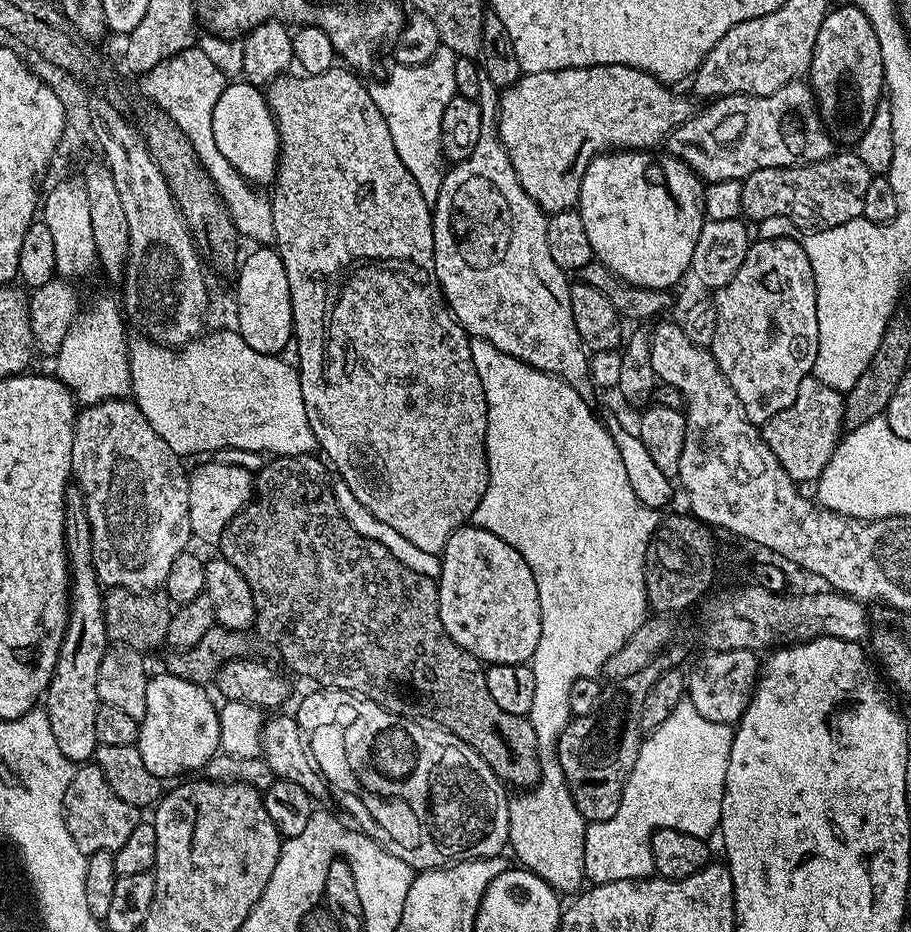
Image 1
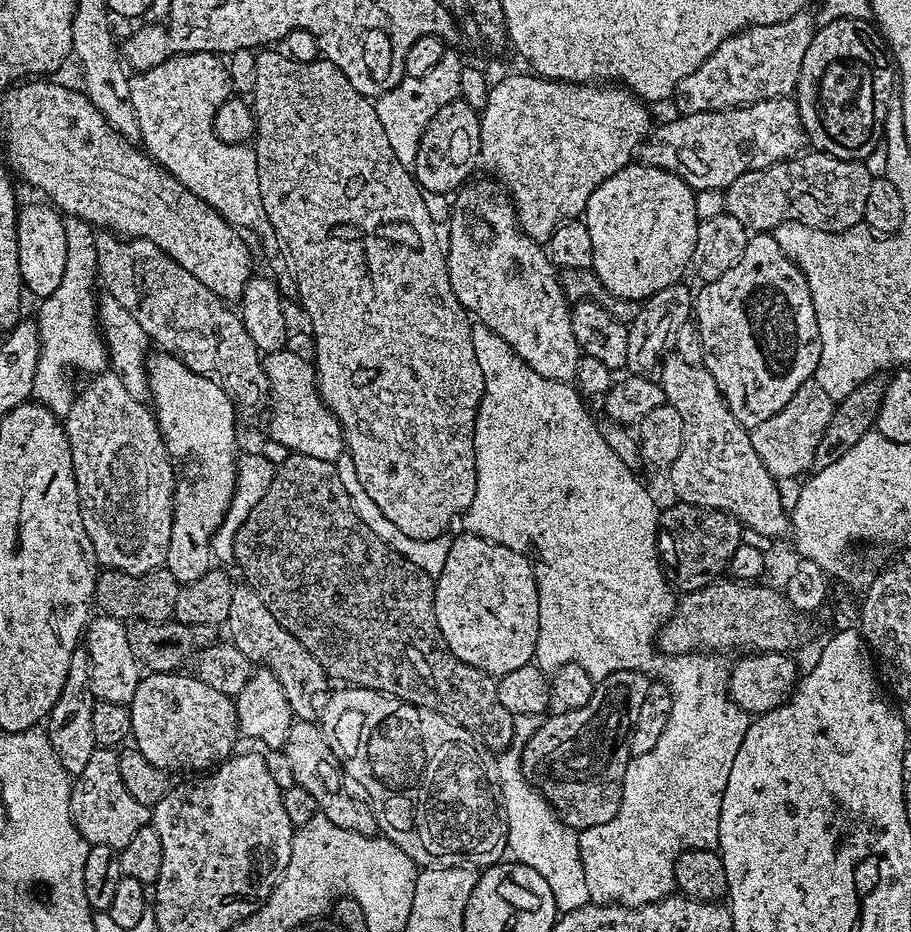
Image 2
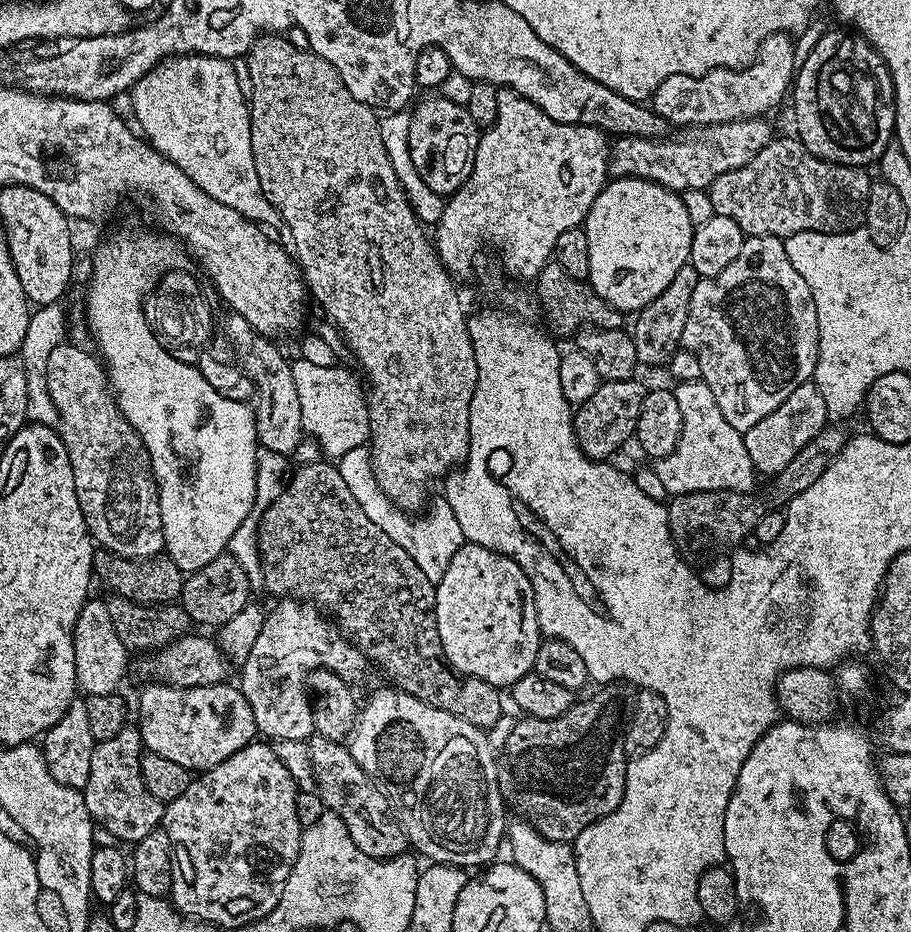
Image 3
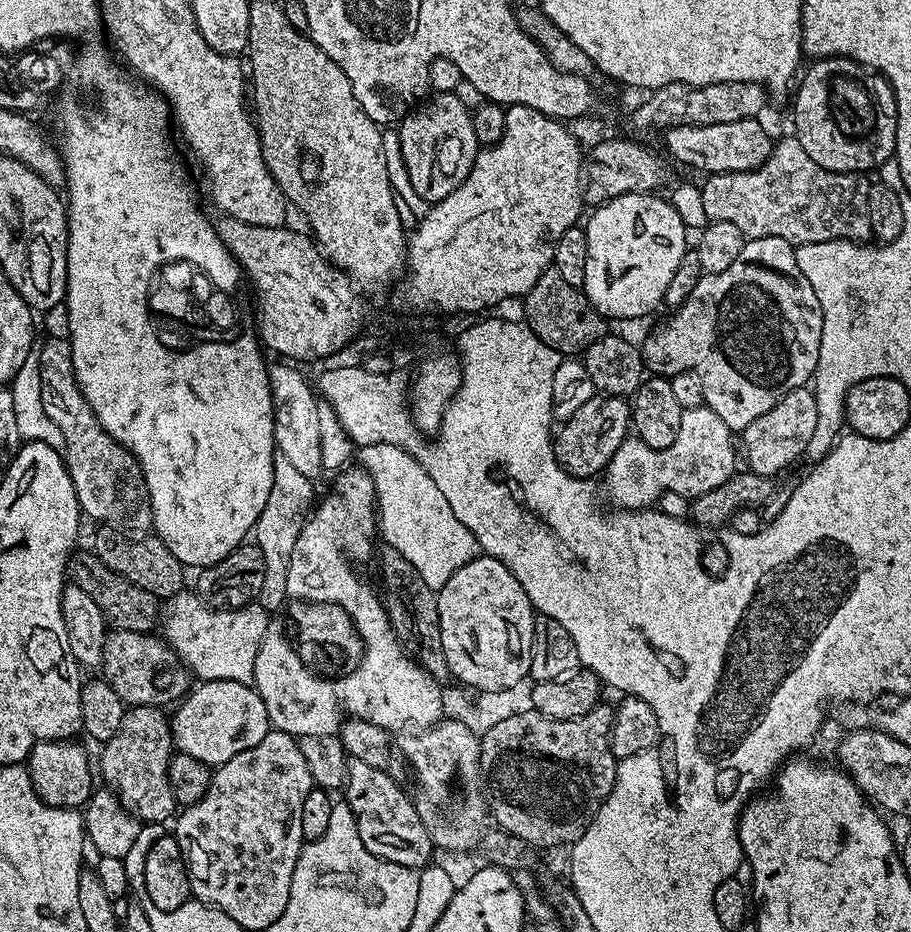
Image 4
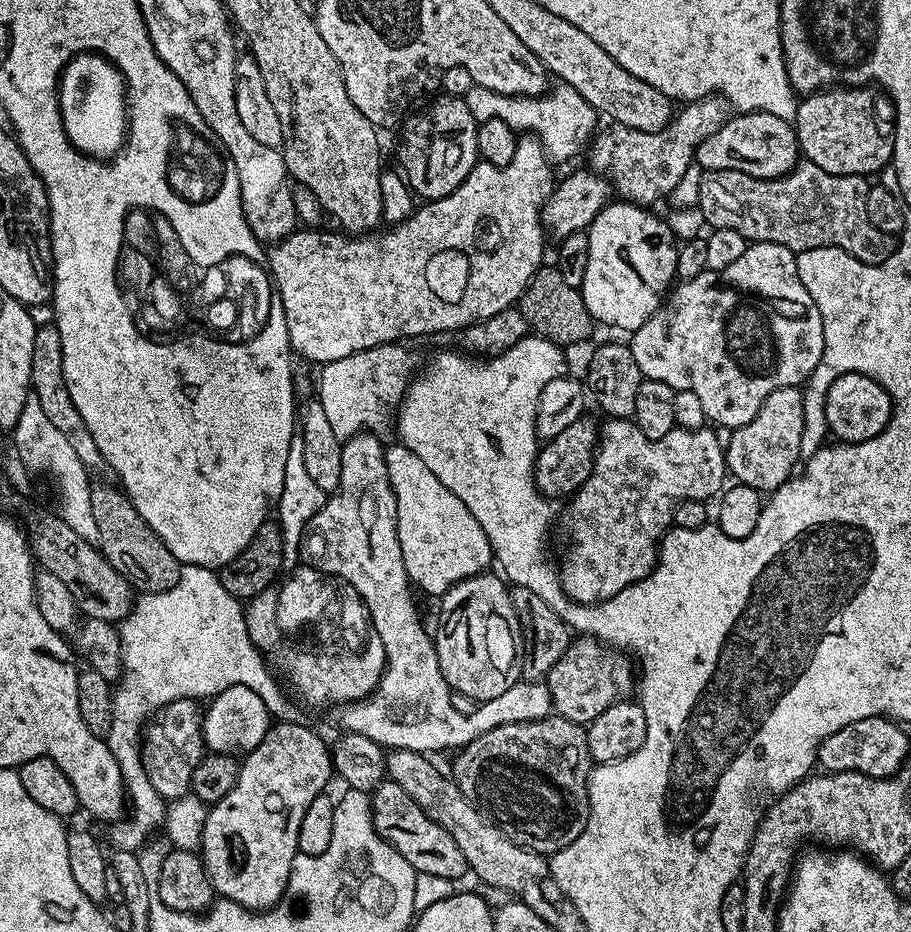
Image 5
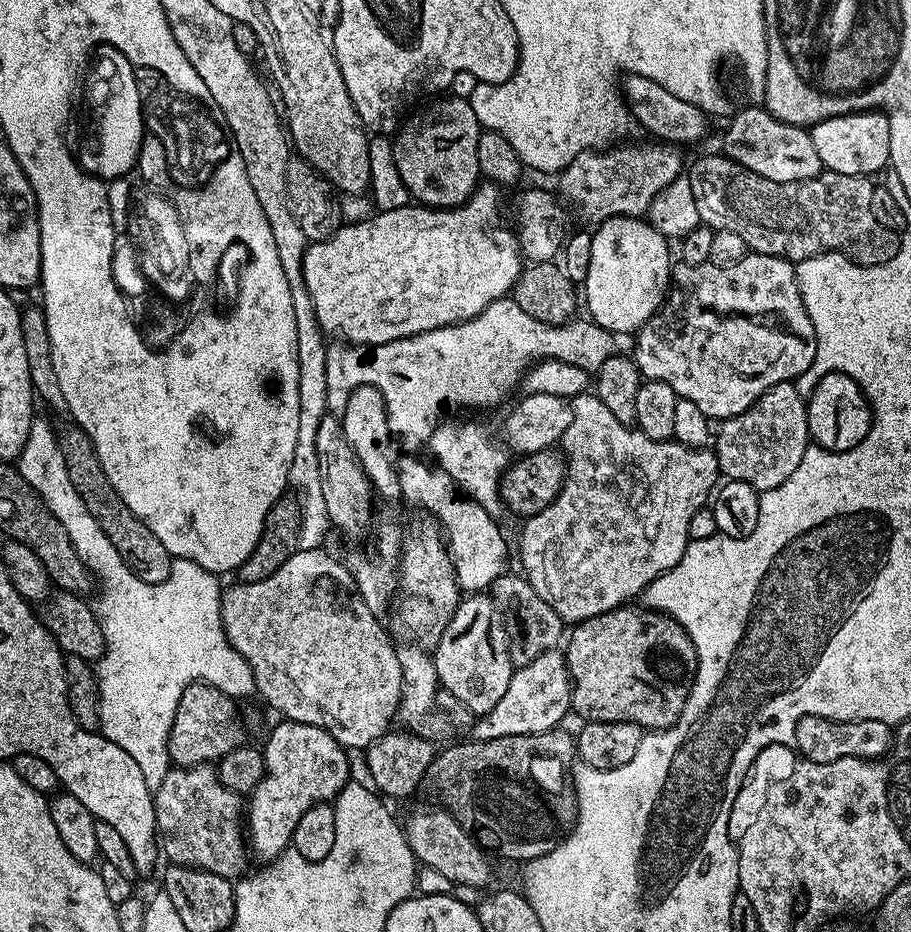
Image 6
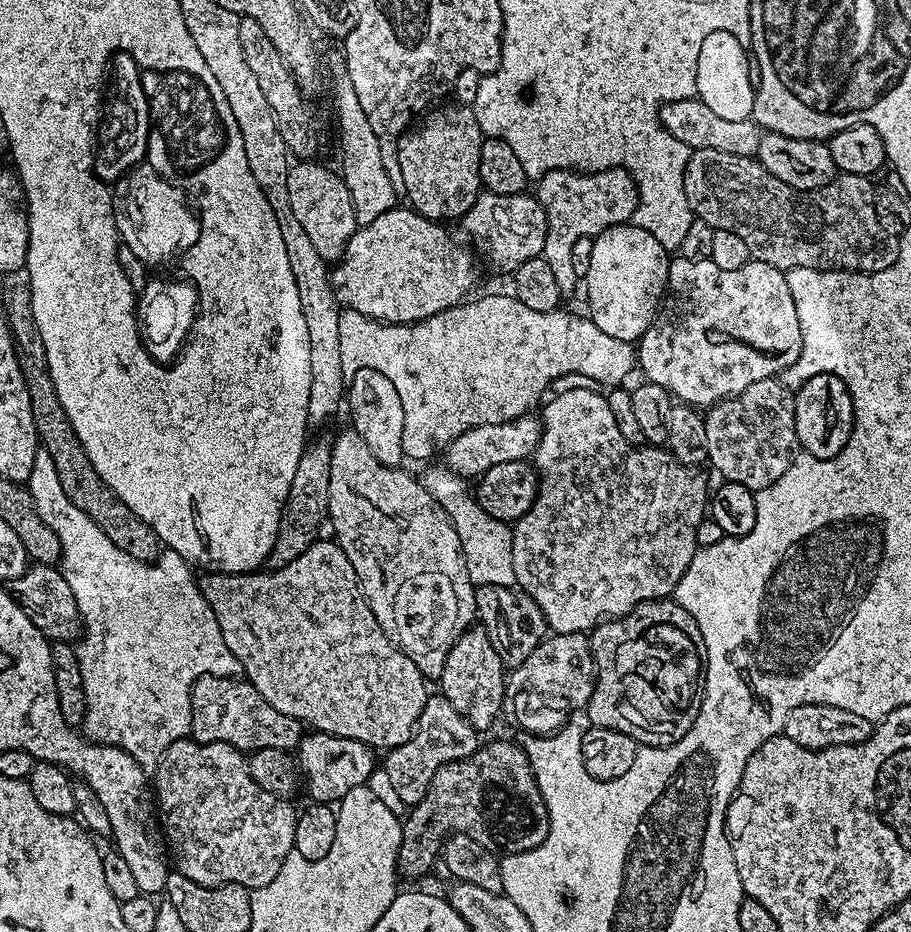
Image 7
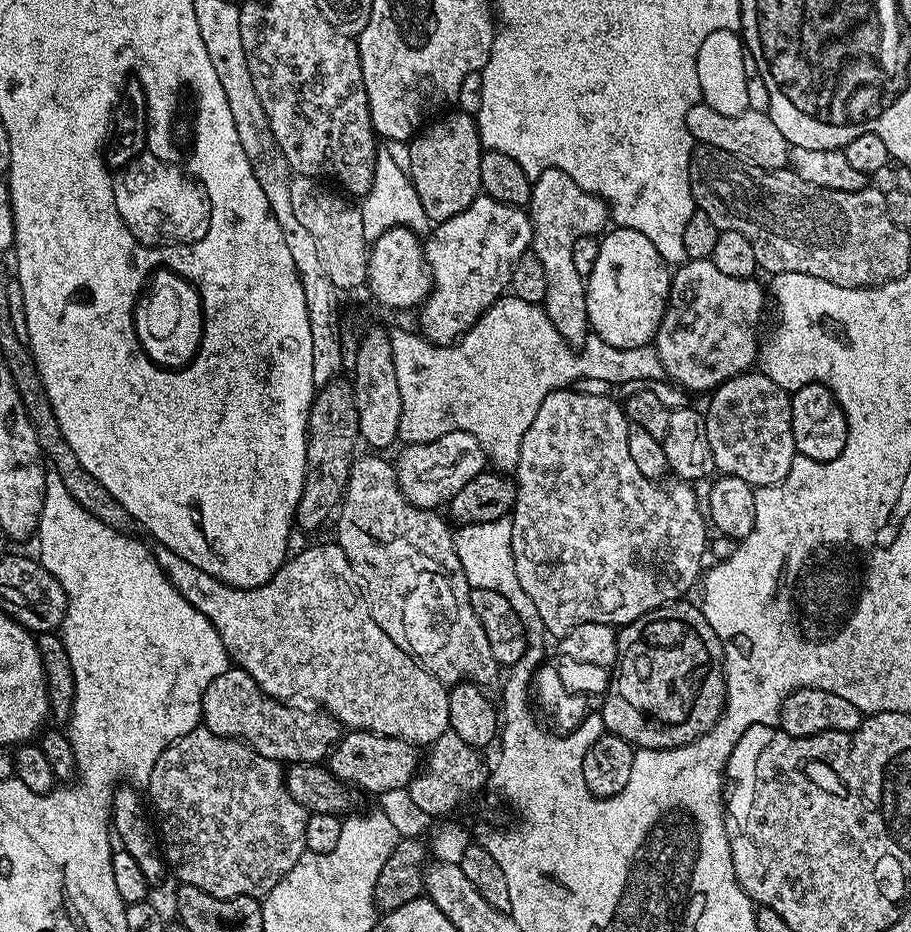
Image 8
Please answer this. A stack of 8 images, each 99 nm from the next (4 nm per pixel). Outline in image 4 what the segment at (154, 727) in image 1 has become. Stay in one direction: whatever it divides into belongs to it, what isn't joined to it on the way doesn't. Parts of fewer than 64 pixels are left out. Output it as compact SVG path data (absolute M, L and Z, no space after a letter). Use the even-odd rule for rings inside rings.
M232 679L203 681L177 705L176 710L170 718L175 747L212 768L220 767L235 754L256 746L272 730L266 704L255 687Z

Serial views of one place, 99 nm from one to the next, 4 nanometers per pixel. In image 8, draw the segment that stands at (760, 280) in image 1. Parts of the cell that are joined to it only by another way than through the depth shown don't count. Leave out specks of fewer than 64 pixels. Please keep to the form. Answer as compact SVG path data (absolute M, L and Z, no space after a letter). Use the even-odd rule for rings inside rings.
M711 258L706 260L685 260L672 272L672 285L668 291L668 305L656 331L654 347L662 362L667 379L689 388L692 392L711 393L731 376L749 371L758 356L756 331L760 328L760 311L766 304L766 292L756 285L755 279L730 278L714 266Z

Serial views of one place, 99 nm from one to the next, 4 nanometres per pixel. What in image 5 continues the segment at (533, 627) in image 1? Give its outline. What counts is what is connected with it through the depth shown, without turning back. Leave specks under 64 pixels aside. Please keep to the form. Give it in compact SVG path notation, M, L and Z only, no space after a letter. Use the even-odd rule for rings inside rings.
M488 575L466 578L439 597L440 629L434 632L436 666L443 683L477 702L496 698L522 680L522 644L513 628L512 593L499 575Z

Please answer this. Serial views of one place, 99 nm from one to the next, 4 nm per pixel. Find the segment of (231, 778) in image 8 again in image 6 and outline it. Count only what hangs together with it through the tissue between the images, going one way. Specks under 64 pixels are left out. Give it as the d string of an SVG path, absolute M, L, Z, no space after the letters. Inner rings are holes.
M199 764L193 768L169 767L159 777L154 788L156 802L156 831L162 841L162 852L169 856L172 864L180 864L184 868L201 868L219 876L240 878L245 875L250 852L246 847L246 832L242 827L242 796L232 792L218 778L215 767Z

